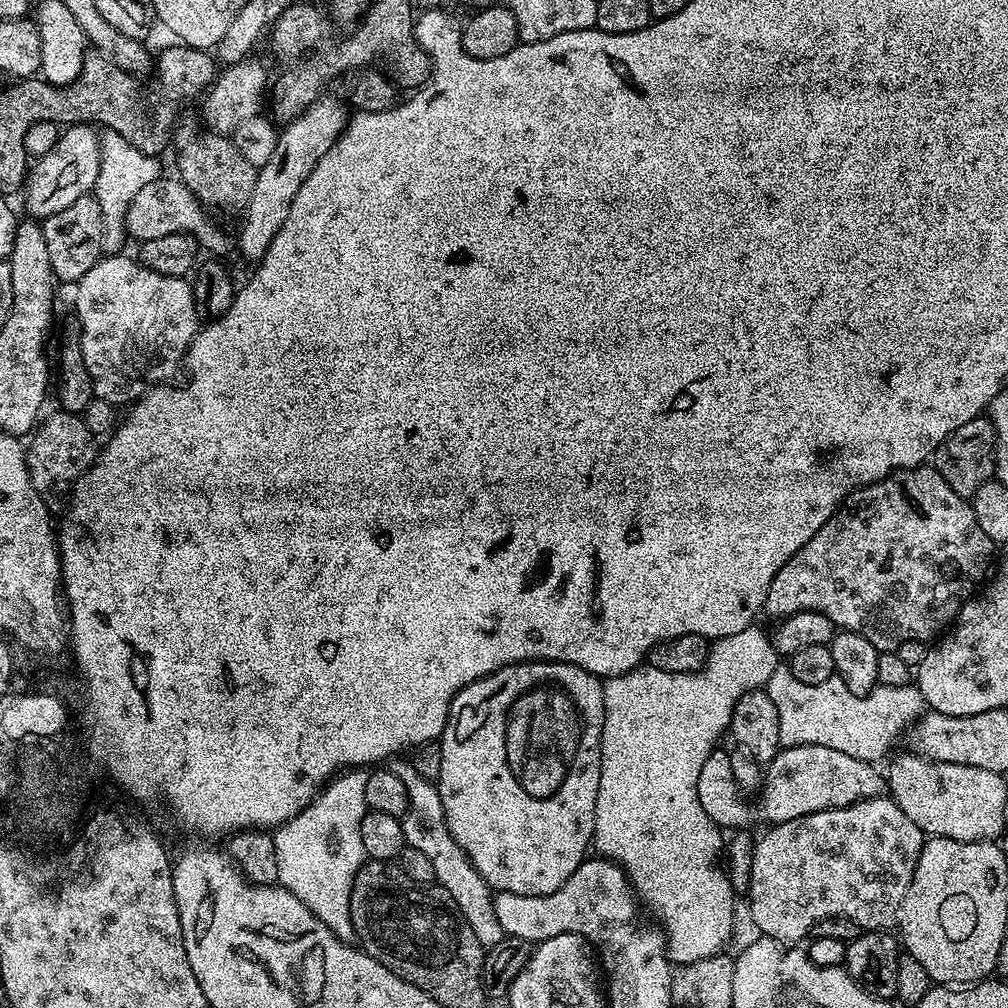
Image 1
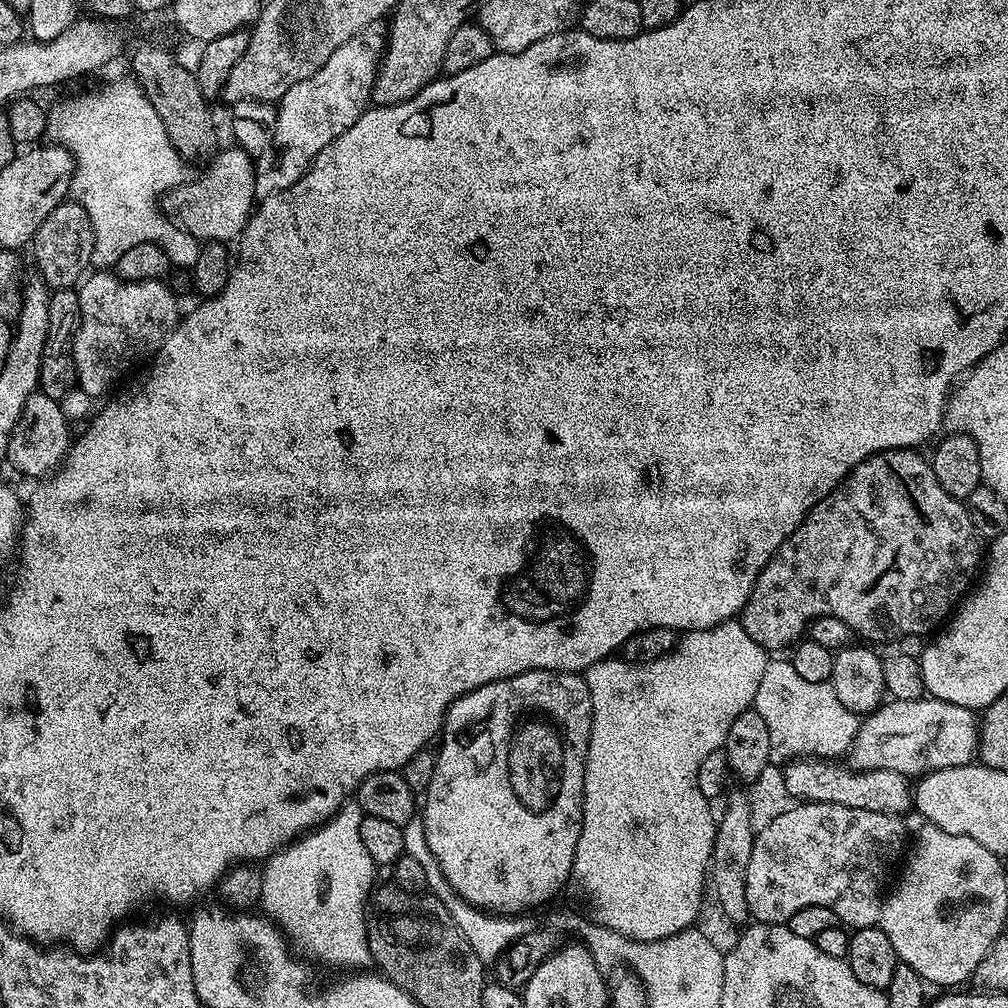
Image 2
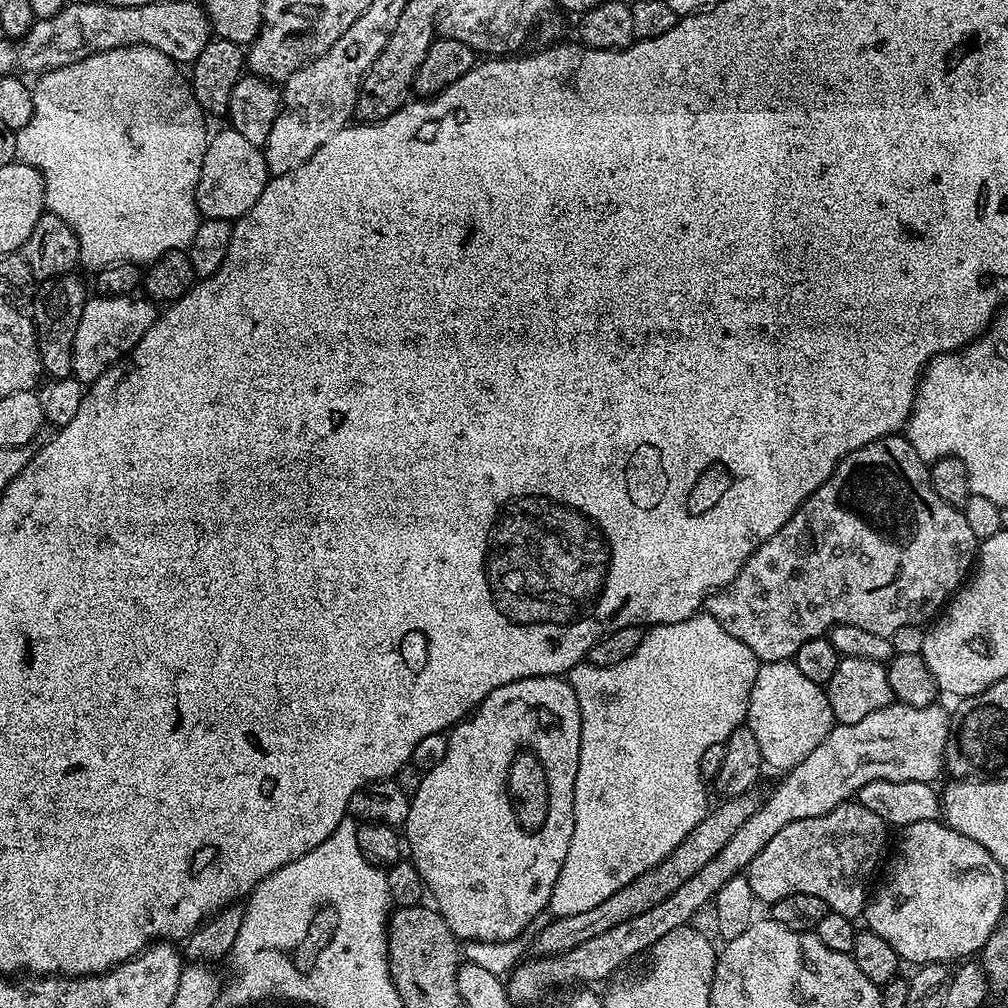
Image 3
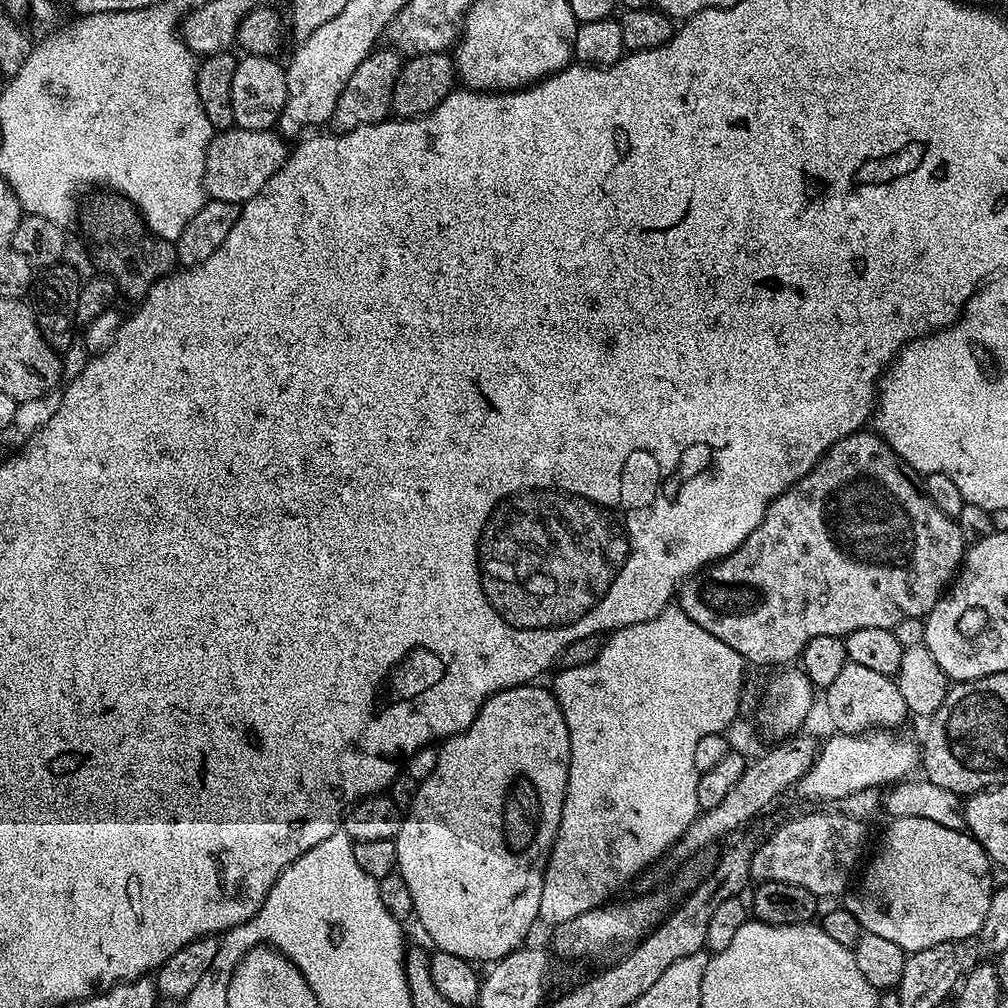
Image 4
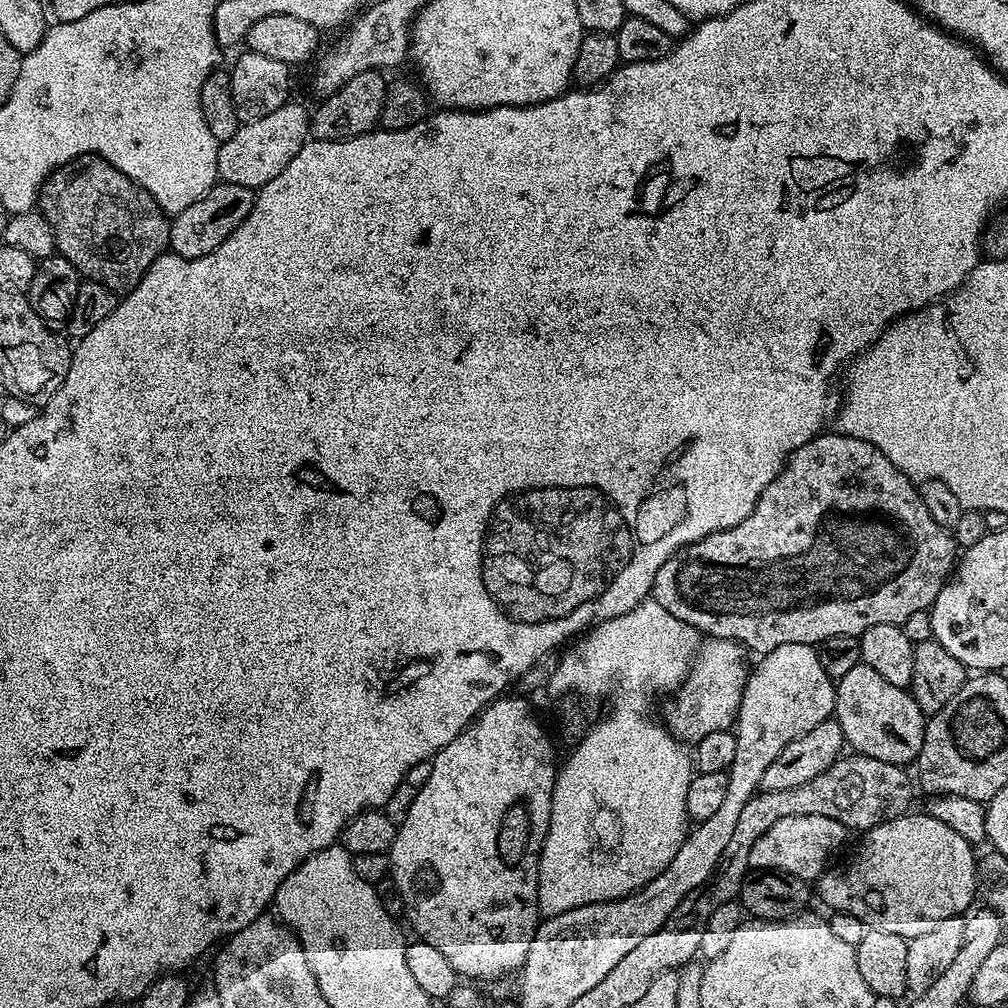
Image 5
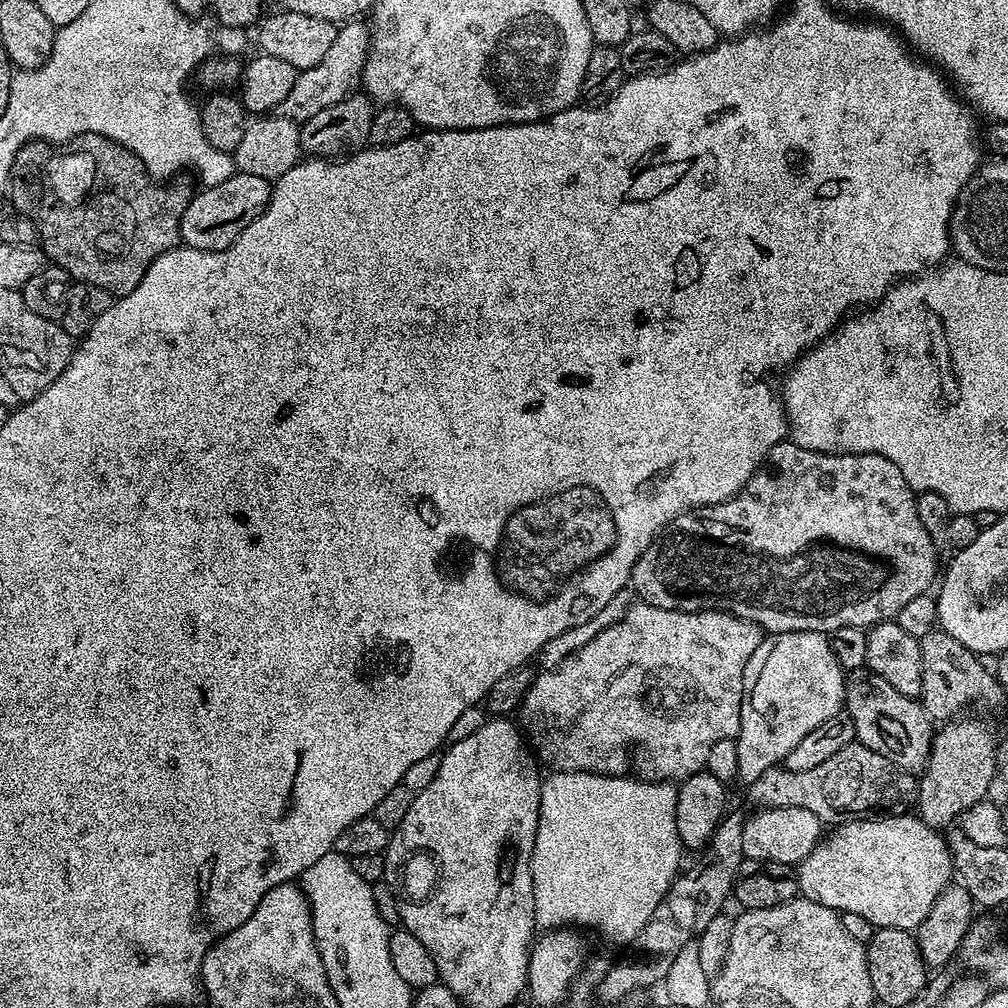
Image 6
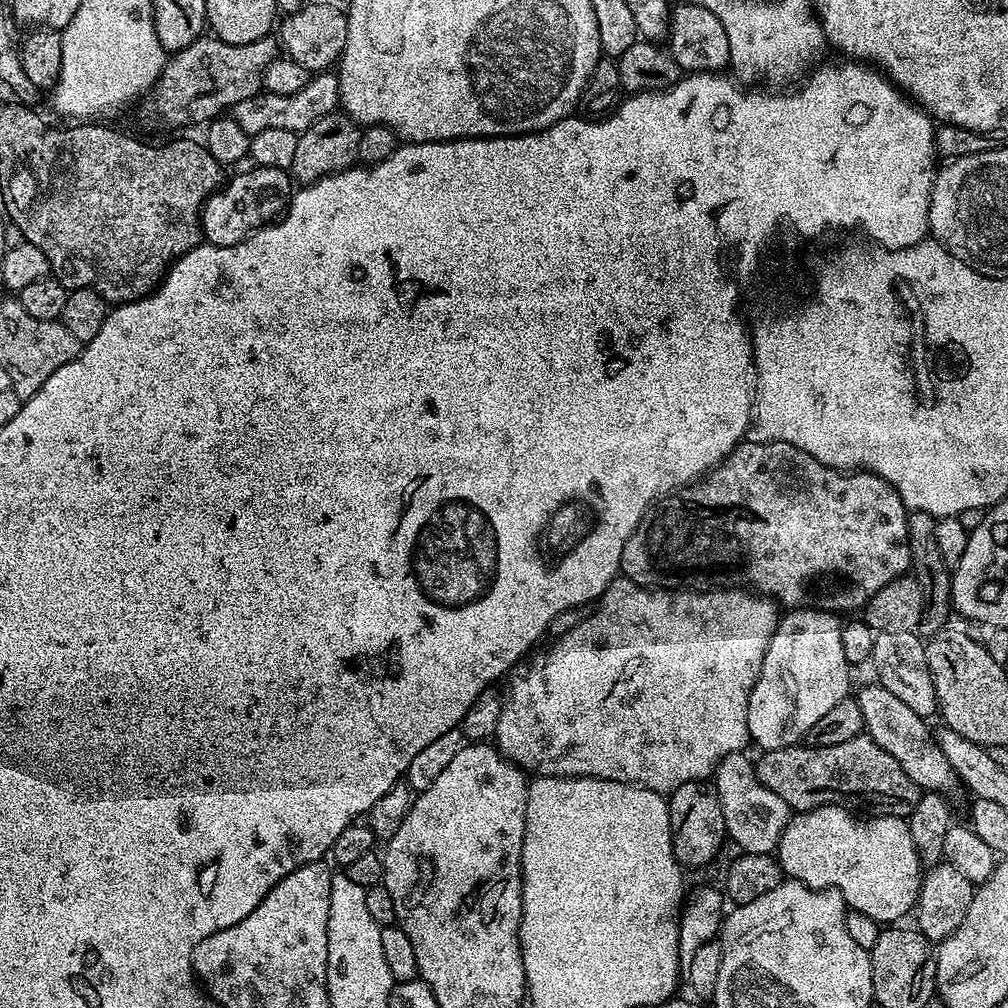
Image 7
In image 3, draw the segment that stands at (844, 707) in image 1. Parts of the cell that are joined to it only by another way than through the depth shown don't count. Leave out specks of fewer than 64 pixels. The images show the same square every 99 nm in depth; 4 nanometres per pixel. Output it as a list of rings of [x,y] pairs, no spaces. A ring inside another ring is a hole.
[[[792,660],[761,663],[750,690],[746,726],[754,734],[769,769],[787,770],[798,766],[814,746],[828,737],[834,726],[828,693],[802,675]]]

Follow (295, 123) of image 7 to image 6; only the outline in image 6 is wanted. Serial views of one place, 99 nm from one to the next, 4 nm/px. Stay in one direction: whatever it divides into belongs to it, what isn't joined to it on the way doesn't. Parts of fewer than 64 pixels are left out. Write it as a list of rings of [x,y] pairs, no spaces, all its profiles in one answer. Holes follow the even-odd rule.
[[[348,22],[337,31],[334,46],[326,54],[326,58],[318,66],[305,68],[294,82],[294,90],[282,98],[278,109],[283,119],[293,122],[303,122],[314,118],[322,110],[334,106],[334,102],[342,102],[342,98],[353,95],[357,91],[364,74],[364,63],[368,57],[368,42],[370,28],[364,22]]]

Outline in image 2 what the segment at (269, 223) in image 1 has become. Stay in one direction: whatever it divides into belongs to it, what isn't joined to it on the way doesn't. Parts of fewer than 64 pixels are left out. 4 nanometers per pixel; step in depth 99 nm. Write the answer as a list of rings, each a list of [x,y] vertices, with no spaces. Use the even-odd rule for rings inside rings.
[[[380,22],[367,24],[357,36],[342,42],[342,46],[338,46],[338,50],[334,50],[334,54],[330,54],[330,58],[326,58],[326,62],[309,80],[303,80],[290,86],[290,90],[286,90],[286,94],[282,94],[282,98],[275,105],[276,125],[274,126],[272,148],[255,161],[257,197],[273,196],[294,186],[294,182],[298,182],[298,178],[307,174],[308,167],[314,162],[314,158],[318,158],[318,154],[322,150],[326,150],[326,146],[330,146],[330,142],[334,142],[334,138],[338,138],[346,130],[350,130],[350,126],[354,126],[354,122],[358,122],[358,118],[368,111],[372,104],[372,87],[376,81],[376,74],[385,47],[385,25]]]

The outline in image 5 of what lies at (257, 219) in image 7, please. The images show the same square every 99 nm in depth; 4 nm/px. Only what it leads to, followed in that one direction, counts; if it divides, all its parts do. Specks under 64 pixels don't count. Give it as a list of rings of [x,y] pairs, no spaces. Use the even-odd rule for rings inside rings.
[[[223,182],[216,183],[205,196],[194,202],[194,206],[186,206],[186,210],[171,217],[169,249],[176,255],[191,260],[210,254],[215,248],[222,246],[229,234],[244,221],[246,214],[250,214],[255,201],[256,192],[253,189]]]

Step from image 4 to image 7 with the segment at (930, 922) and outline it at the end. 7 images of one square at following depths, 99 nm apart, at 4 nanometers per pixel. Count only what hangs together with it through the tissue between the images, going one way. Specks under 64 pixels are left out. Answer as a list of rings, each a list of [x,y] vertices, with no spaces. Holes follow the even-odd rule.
[[[827,804],[793,815],[781,835],[778,847],[780,869],[789,880],[797,880],[811,888],[833,888],[842,894],[845,905],[853,912],[874,918],[881,926],[892,926],[911,913],[920,897],[922,865],[907,819],[872,814],[869,820],[851,816],[847,807]]]

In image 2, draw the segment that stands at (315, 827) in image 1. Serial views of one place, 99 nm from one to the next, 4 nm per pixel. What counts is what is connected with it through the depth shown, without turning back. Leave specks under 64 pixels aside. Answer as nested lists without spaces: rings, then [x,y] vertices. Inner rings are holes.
[[[329,820],[268,857],[262,868],[262,894],[258,904],[264,907],[263,915],[283,929],[290,940],[292,935],[291,943],[296,943],[305,957],[313,956],[332,968],[348,968],[344,970],[356,970],[371,961],[366,912],[360,908],[360,900],[352,900],[352,840],[348,836],[332,836]]]

